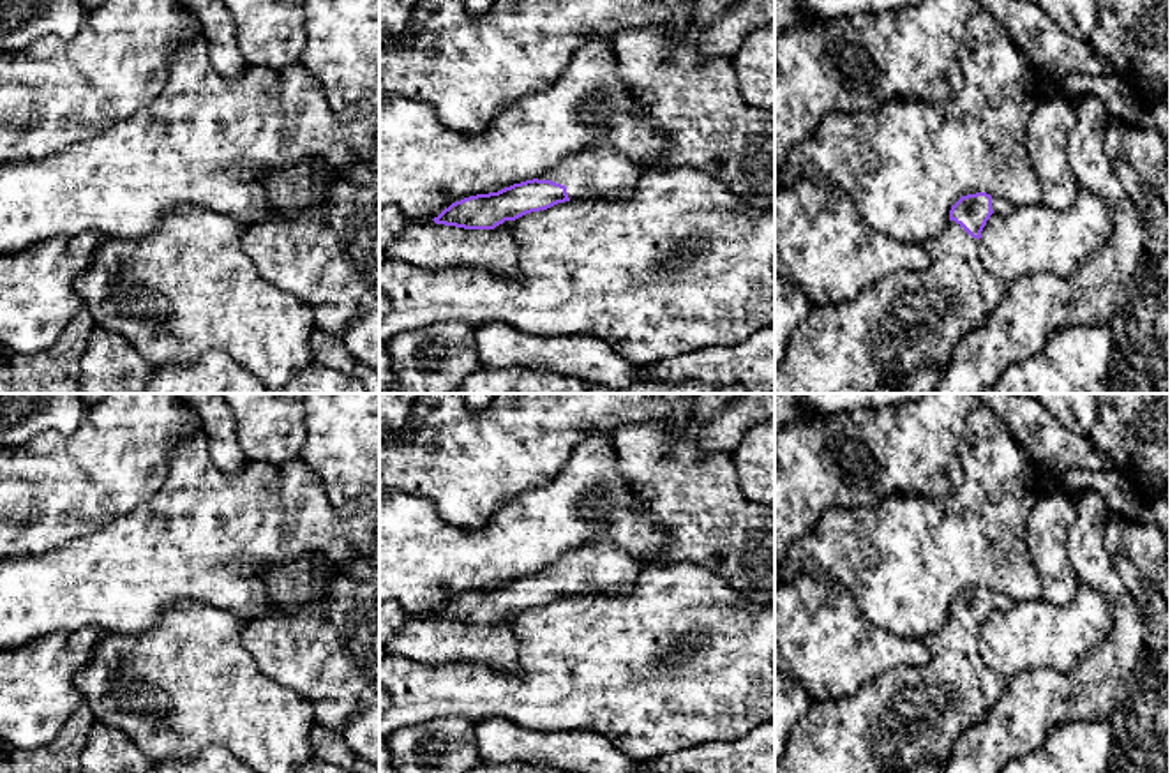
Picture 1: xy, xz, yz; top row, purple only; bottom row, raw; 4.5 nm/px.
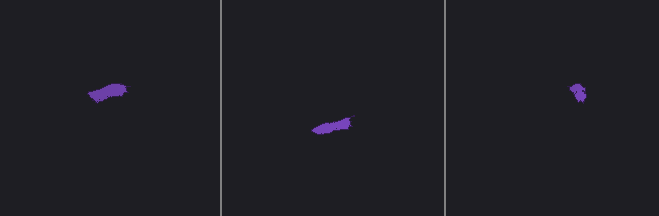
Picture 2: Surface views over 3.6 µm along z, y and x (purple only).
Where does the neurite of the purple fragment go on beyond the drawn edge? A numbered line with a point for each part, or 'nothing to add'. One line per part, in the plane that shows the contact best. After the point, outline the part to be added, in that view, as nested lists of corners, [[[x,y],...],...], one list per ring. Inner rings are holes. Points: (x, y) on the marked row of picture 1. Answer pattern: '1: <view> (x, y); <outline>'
1: xz (599, 172); [[[595,143],[565,157],[538,180],[565,185],[570,201],[625,199],[634,194],[642,171],[616,148]]]
2: xz (422, 244); [[[408,221],[385,254],[420,268],[478,266],[506,277],[519,274],[517,242],[506,224],[494,229],[464,229]]]

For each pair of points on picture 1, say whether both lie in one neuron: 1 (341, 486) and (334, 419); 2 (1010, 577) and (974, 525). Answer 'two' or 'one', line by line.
1: one
2: one

